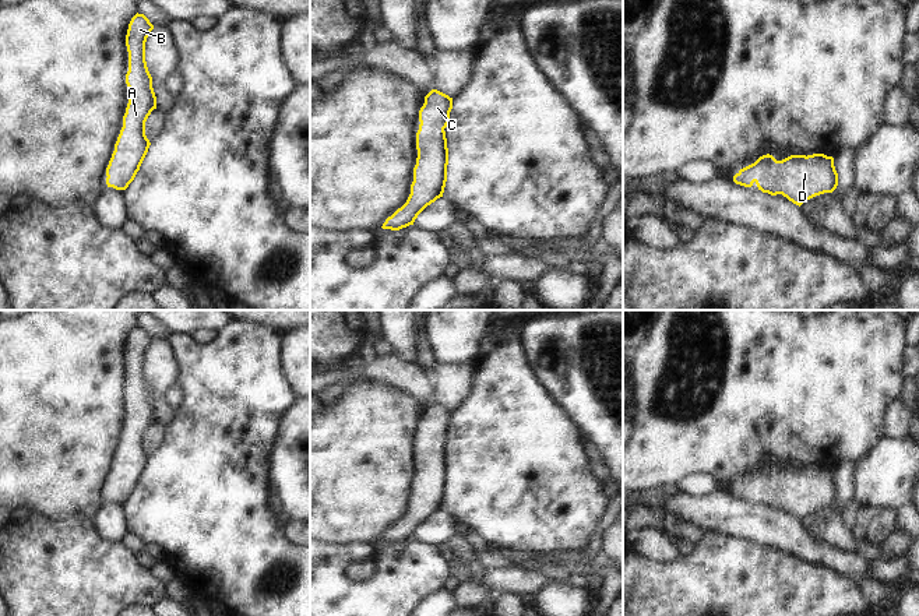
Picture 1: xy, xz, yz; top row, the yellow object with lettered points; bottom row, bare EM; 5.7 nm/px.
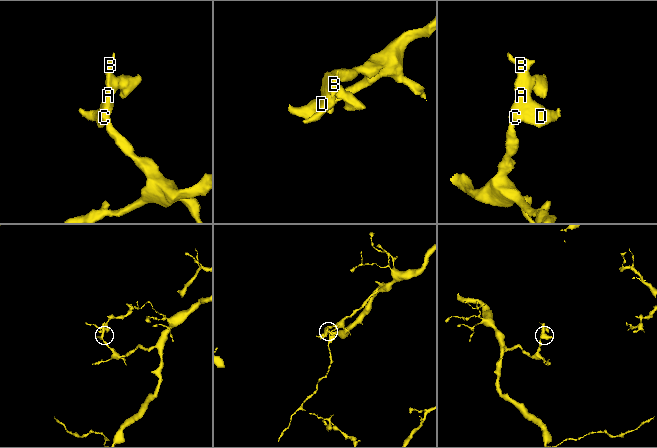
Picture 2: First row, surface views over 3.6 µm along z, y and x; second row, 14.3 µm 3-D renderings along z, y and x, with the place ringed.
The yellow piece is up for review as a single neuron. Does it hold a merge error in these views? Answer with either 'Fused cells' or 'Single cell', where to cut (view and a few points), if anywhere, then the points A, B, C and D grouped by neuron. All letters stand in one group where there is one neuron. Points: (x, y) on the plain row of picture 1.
Single cell. No split. Groups: A B C D.

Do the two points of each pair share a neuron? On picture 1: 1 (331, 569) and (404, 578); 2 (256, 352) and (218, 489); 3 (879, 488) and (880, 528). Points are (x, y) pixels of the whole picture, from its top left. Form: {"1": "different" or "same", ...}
{"1": "same", "2": "same", "3": "different"}

